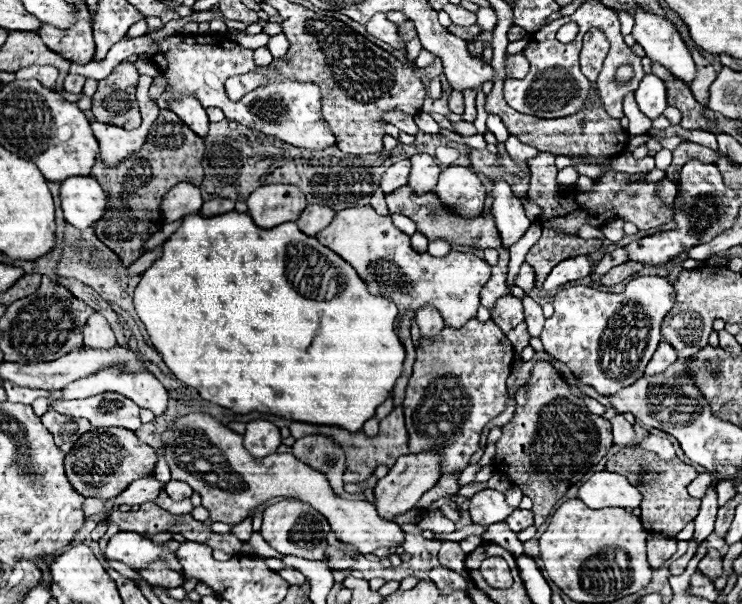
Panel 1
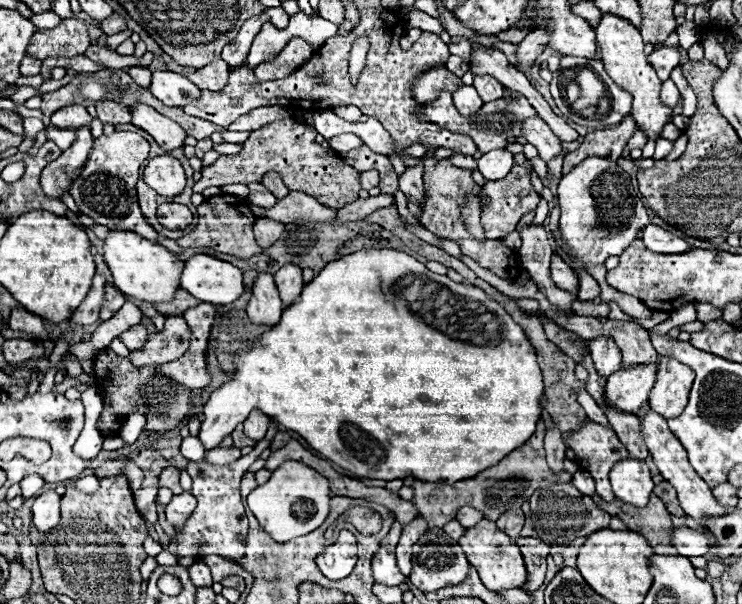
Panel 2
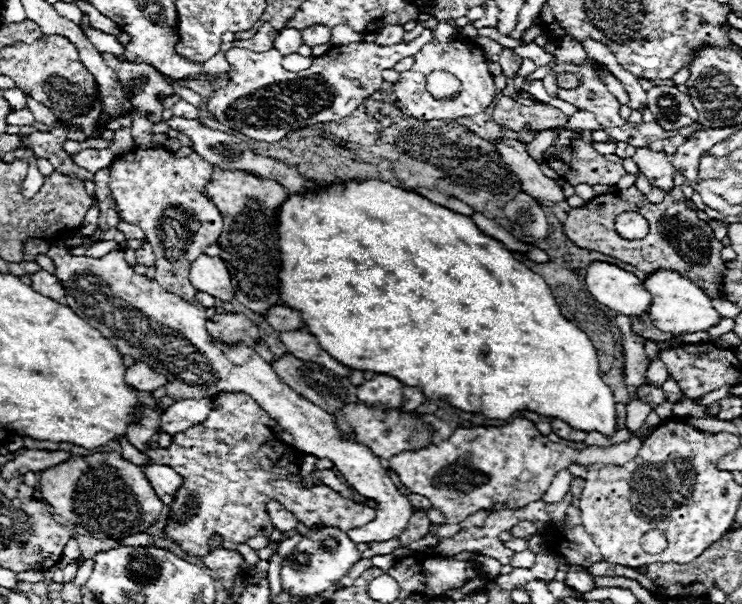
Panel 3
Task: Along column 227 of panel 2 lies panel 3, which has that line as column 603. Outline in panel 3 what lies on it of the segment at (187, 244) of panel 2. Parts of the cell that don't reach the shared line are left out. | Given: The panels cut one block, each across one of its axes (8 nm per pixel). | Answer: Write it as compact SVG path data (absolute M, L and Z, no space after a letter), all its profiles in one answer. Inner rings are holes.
M634 186L616 194L596 196L590 202L586 202L582 208L572 208L562 224L562 230L566 238L570 238L570 242L574 242L576 246L614 256L626 264L636 266L646 274L656 272L660 268L676 270L684 278L690 278L696 286L702 286L702 290L706 288L706 294L710 294L710 298L716 298L720 294L722 272L726 268L724 260L720 258L720 250L724 248L722 242L714 238L714 232L708 226L708 222L700 220L694 210L686 208L684 202L674 200L668 194L660 204L648 202L646 196ZM622 212L642 214L650 222L648 236L642 240L620 238L618 232L614 230L614 222Z

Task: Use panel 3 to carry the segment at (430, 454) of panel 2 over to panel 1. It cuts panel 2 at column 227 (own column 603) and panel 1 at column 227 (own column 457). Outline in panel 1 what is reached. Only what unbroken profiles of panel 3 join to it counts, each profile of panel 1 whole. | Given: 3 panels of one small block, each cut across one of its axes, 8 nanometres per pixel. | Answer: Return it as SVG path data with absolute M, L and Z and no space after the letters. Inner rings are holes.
M236 210L228 212L228 214L218 214L212 218L202 218L200 214L186 214L182 224L178 226L178 230L162 244L162 256L142 274L140 284L134 290L134 308L150 336L154 348L162 354L170 372L178 380L182 380L186 386L198 390L198 394L202 398L216 402L224 408L232 408L238 414L248 414L252 410L258 410L258 412L270 412L270 414L276 414L282 418L292 418L296 422L360 430L362 424L374 416L376 408L386 398L392 396L392 388L394 388L396 380L402 376L402 362L406 358L404 346L400 344L398 336L394 334L394 320L398 316L398 308L390 300L370 294L366 290L366 284L358 278L356 270L352 266L348 266L348 262L342 262L342 258L338 258L338 254L330 252L314 236L306 236L304 232L300 232L294 222L284 222L276 228L264 230L264 228L258 228L248 214L240 214ZM310 274L326 274L326 278L318 278L318 286L302 286L302 290L314 290L314 294L318 294L318 298L332 298L332 300L318 302L318 300L306 298L300 292L300 276L310 276Z

